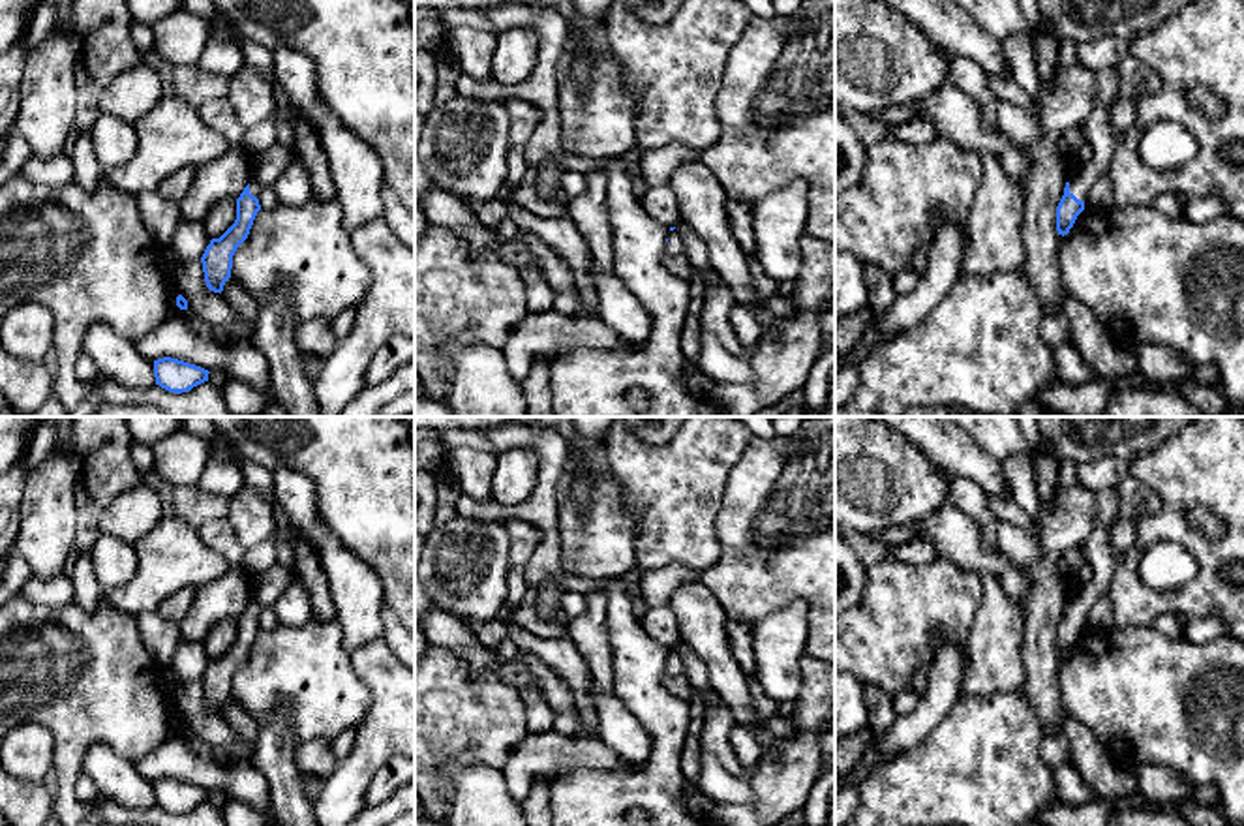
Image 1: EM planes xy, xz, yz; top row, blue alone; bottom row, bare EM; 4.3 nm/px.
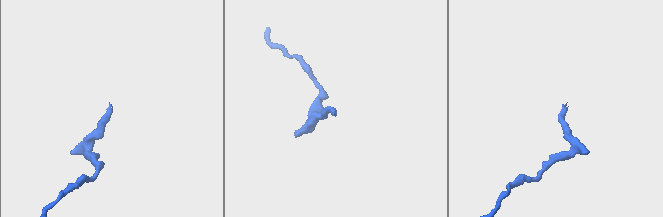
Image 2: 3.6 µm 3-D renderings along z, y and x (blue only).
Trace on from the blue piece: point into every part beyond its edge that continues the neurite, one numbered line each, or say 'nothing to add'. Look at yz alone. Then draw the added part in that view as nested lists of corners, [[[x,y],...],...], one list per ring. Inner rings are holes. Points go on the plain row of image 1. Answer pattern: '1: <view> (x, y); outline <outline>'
1: yz (1096, 549); outline [[[1096,524],[1079,548],[1083,550],[1085,563],[1092,567],[1094,578],[1070,603],[1070,614],[1073,614],[1079,621],[1085,621],[1090,606],[1101,595],[1105,595],[1107,584],[1113,576],[1115,552],[1113,552],[1111,528]]]

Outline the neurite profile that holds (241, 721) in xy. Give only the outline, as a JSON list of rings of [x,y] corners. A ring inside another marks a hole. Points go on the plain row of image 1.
[[[229,698],[223,706],[221,715],[250,747],[255,747],[257,721],[238,702]]]

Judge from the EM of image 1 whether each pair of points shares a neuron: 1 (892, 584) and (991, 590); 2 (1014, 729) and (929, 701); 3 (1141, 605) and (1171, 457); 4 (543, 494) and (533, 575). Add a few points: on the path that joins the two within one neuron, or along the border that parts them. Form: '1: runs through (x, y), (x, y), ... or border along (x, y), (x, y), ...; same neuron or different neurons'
1: border along (982, 577), (982, 605), (969, 631); different neurons
2: border along (959, 699), (920, 740); different neurons
3: runs through (1186, 596), (1203, 552), (1173, 502); same neuron
4: runs through (545, 515), (548, 522), (548, 554); same neuron

